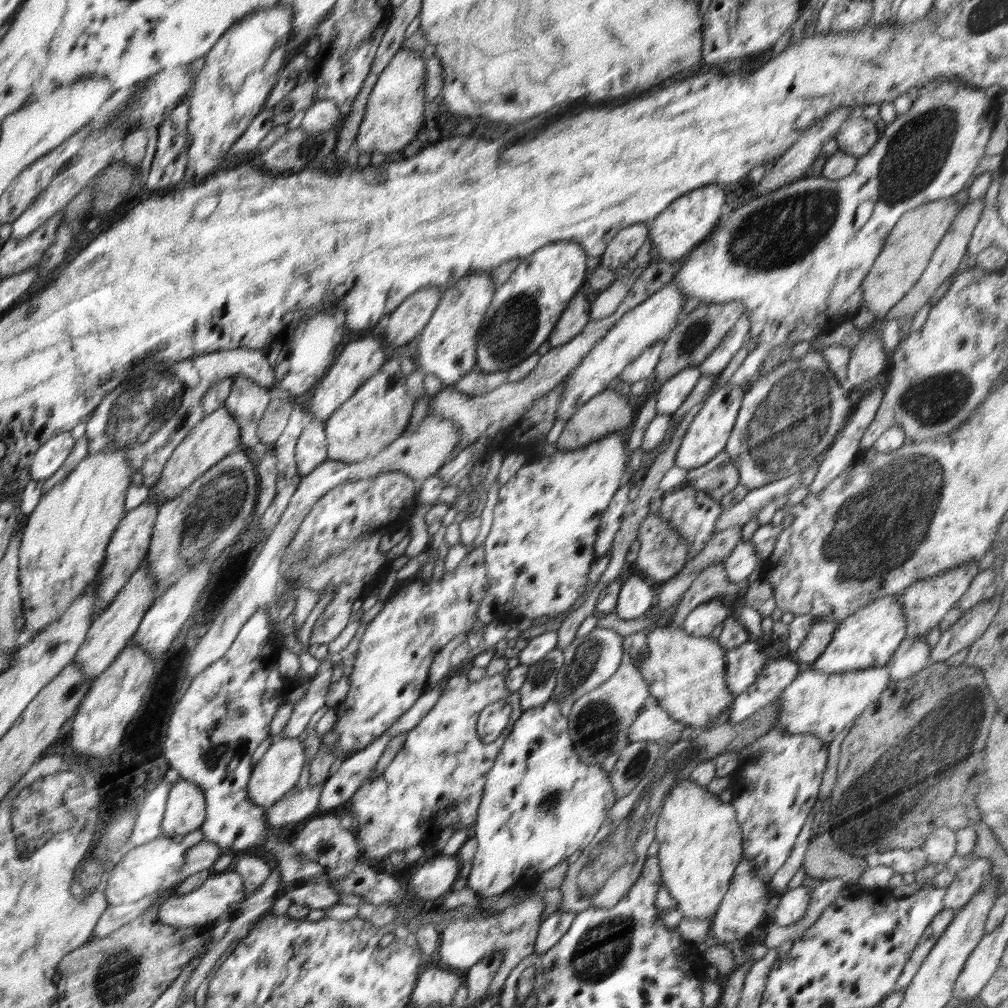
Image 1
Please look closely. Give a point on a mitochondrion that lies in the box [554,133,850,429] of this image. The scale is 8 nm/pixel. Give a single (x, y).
(783, 231)

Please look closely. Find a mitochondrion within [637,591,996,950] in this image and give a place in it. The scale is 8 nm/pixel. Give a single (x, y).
(946, 734)

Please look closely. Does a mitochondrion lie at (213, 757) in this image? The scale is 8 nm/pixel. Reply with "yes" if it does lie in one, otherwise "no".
yes

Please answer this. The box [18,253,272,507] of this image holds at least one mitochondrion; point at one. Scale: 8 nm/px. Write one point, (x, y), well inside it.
(135, 419)

